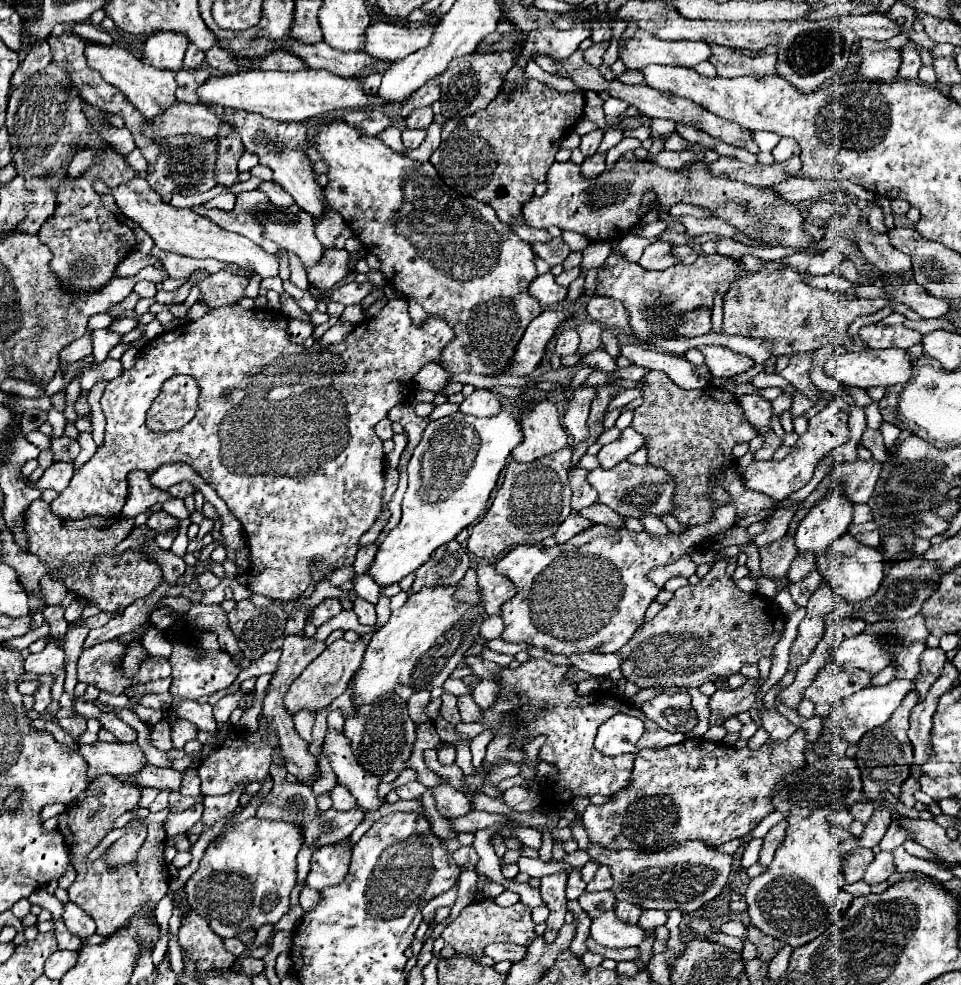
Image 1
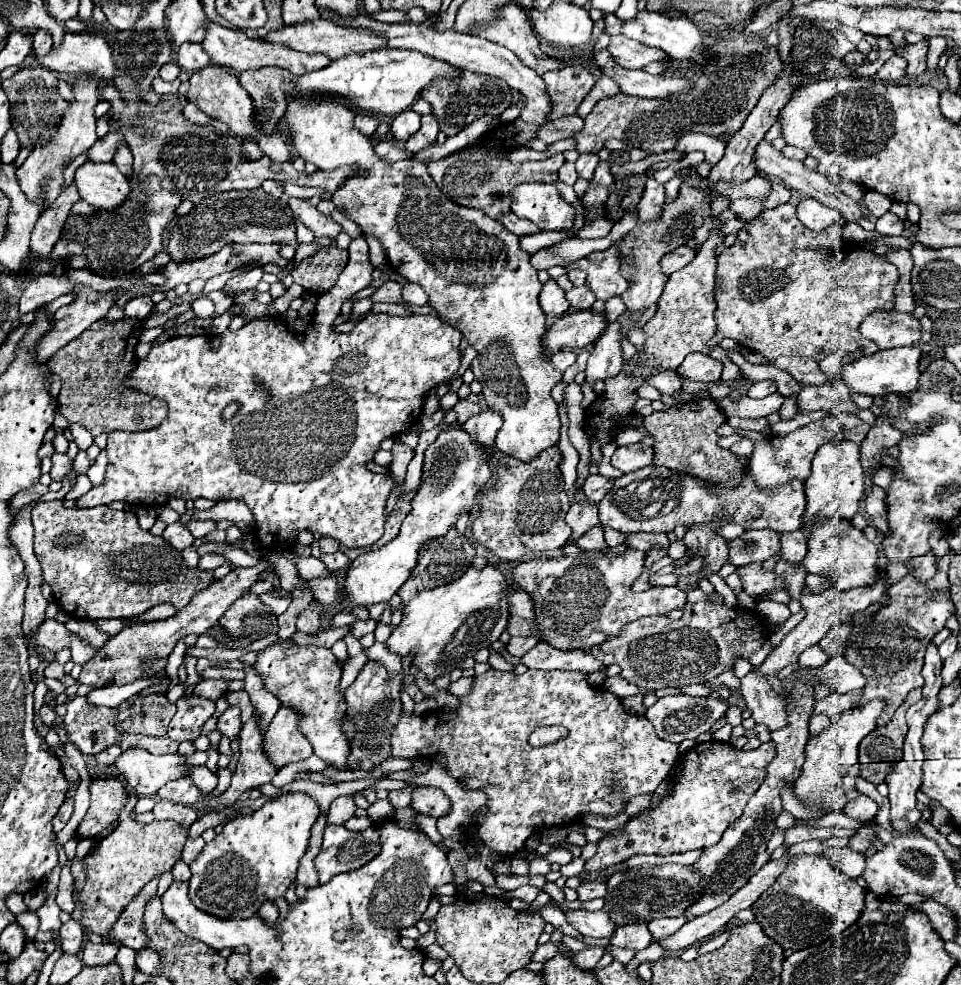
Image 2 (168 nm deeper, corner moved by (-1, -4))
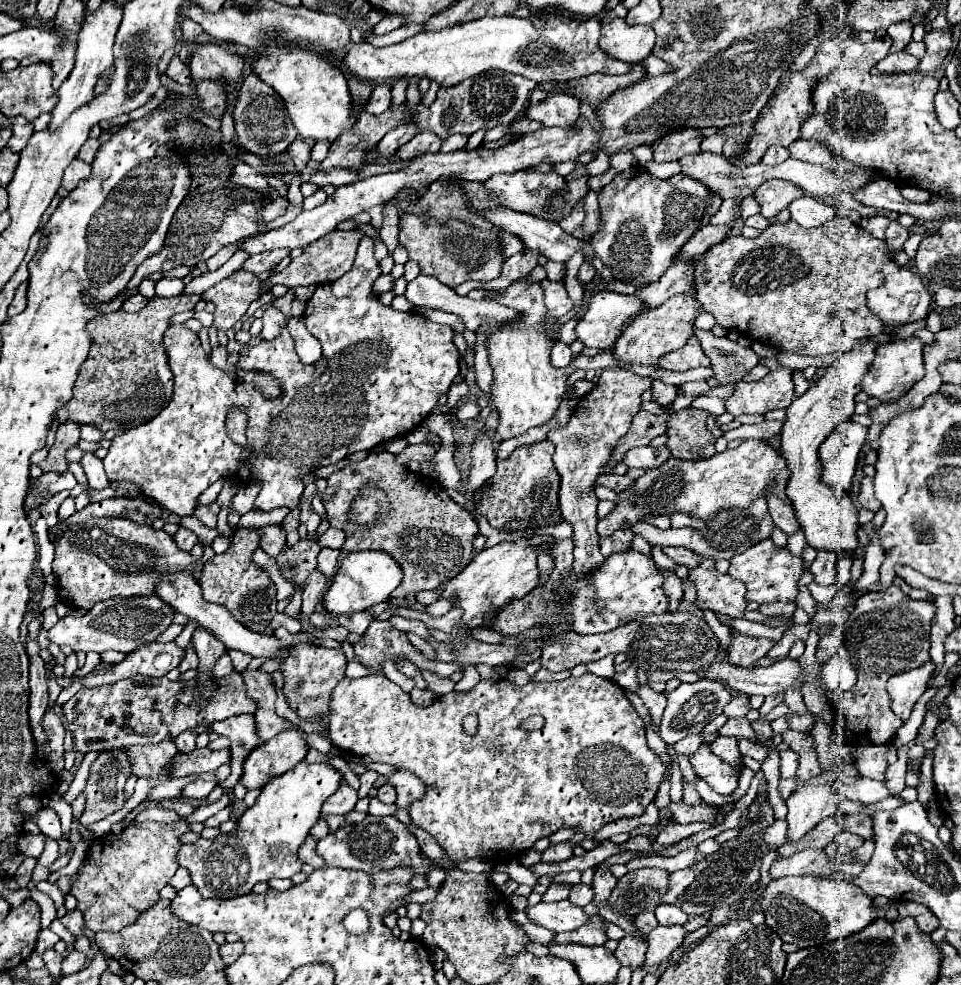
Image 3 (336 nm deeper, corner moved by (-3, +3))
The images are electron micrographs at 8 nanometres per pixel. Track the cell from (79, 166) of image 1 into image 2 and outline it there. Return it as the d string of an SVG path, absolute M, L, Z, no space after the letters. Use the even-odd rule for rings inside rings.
M71 184L57 196L57 200L47 210L43 210L35 230L31 234L31 252L33 254L43 256L43 258L51 254L55 242L61 236L61 222L67 222L71 206L77 200L79 200L77 188L75 188L75 184Z

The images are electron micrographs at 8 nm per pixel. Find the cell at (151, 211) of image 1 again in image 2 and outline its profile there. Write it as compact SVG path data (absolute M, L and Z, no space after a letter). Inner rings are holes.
M85 162L75 172L75 186L81 200L101 210L111 210L119 206L129 194L127 176L123 176L113 162Z

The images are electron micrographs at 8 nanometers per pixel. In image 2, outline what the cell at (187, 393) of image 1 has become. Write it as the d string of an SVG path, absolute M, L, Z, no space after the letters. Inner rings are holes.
M125 316L121 320L109 322L103 318L93 322L77 340L69 342L51 356L49 368L63 382L57 400L59 412L67 422L79 424L93 436L99 436L101 432L109 434L113 430L141 432L155 428L165 420L167 404L161 398L127 388L125 378L129 376L129 368L135 368L137 364L135 346L139 342L141 330L141 320Z

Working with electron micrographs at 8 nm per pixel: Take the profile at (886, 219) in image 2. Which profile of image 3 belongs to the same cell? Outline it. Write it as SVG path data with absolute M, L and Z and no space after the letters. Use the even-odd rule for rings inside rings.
M891 221L889 227L887 227L887 231L885 231L885 235L887 235L885 241L887 241L887 245L889 245L889 255L895 257L895 253L903 249L903 243L907 241L909 231L907 231L899 221Z

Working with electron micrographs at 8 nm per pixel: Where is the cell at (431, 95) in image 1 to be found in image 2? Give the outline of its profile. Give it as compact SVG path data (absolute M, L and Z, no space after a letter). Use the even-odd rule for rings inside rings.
M407 108L405 112L401 112L393 124L391 124L391 136L395 140L401 140L401 142L407 142L409 136L413 136L421 126L421 114L413 112L411 108Z

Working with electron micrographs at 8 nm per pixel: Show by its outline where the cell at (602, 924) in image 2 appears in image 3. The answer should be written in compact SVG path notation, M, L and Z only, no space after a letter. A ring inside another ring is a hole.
M557 901L557 903L537 903L535 907L527 907L525 913L541 927L551 929L555 933L561 931L573 931L581 925L587 925L589 915L583 911L583 907L571 905L571 901Z

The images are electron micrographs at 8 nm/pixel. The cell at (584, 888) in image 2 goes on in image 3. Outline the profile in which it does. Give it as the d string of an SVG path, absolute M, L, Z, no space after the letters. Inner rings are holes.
M579 883L579 885L573 885L573 889L571 889L571 895L569 895L569 901L573 903L573 905L579 905L579 907L585 907L587 903L591 903L593 901L593 889L591 889L591 885L585 885L585 883Z

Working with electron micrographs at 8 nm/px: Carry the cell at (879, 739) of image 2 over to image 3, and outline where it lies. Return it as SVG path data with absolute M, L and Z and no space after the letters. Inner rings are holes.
M927 661L923 667L917 667L917 669L899 673L899 675L893 675L889 679L887 691L889 691L891 699L893 699L891 709L901 721L909 719L915 701L925 693L927 681L931 679L933 669L935 669L935 665L931 661Z

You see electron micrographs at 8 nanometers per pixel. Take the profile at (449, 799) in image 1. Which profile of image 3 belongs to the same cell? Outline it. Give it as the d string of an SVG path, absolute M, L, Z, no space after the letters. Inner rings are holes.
M397 771L389 777L389 783L397 789L397 805L403 809L409 809L423 793L427 793L427 785L423 785L413 773L409 771Z

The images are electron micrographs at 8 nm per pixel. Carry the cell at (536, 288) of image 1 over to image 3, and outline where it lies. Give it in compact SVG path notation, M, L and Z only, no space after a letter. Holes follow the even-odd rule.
M541 281L541 287L545 291L545 307L547 307L547 315L549 317L563 317L573 309L573 301L567 295L567 289L563 283L555 283L555 281Z

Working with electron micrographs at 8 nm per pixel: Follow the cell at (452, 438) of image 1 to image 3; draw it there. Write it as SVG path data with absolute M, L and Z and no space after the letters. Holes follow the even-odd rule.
M373 549L349 553L341 561L341 567L333 577L331 587L323 597L323 605L333 615L365 611L377 603L389 601L389 595L399 587L401 577L403 577L403 569L399 569L399 563L389 553L373 551Z

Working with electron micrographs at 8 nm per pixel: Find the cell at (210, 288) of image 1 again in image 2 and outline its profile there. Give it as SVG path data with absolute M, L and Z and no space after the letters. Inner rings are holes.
M255 266L255 268L251 268L249 272L243 272L243 274L239 274L239 276L229 278L225 290L239 290L239 292L243 292L243 290L255 288L255 286L259 284L261 276L263 276L263 268L261 268L261 266Z

